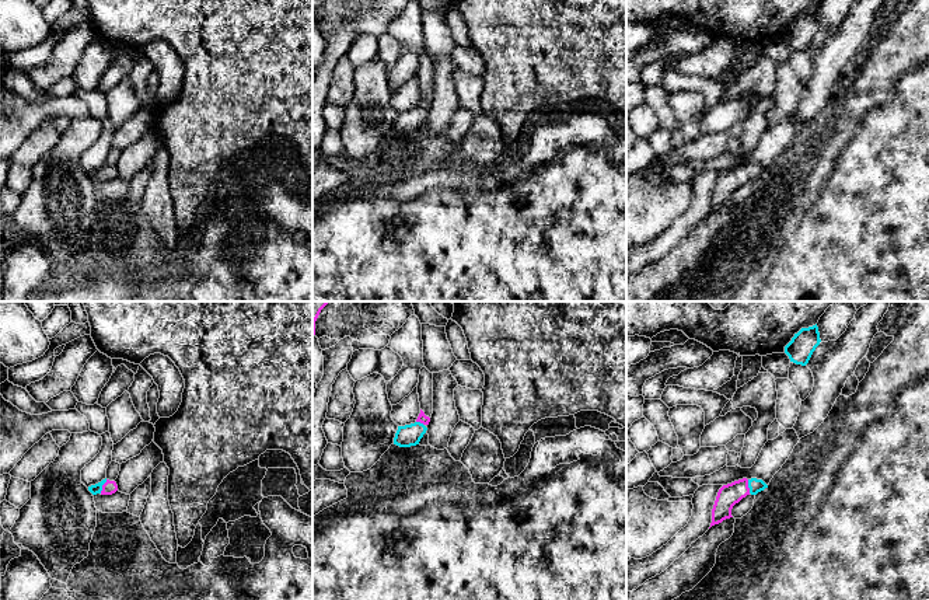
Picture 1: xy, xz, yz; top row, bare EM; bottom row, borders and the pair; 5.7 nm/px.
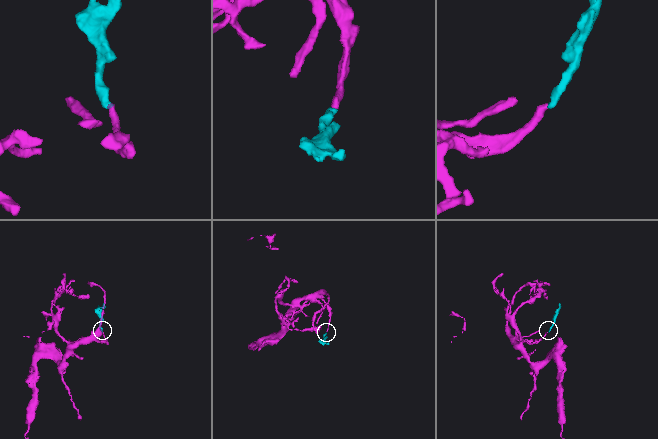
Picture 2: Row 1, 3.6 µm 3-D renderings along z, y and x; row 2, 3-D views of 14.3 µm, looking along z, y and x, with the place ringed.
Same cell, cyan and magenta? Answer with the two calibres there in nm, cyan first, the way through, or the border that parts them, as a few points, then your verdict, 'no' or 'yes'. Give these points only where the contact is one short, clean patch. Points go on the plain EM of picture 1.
60/80 nm | across xy (97, 174), (101, 173), (109, 173) | yes

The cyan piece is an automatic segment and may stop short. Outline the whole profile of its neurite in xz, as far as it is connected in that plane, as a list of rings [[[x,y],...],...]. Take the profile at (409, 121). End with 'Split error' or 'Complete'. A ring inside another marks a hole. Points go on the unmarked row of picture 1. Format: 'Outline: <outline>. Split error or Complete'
Outline: [[[420,95],[420,100],[415,109],[398,112],[398,116],[394,123],[394,130],[399,133],[411,133],[419,130],[420,125],[427,116],[430,104],[425,101]]]. Split error

